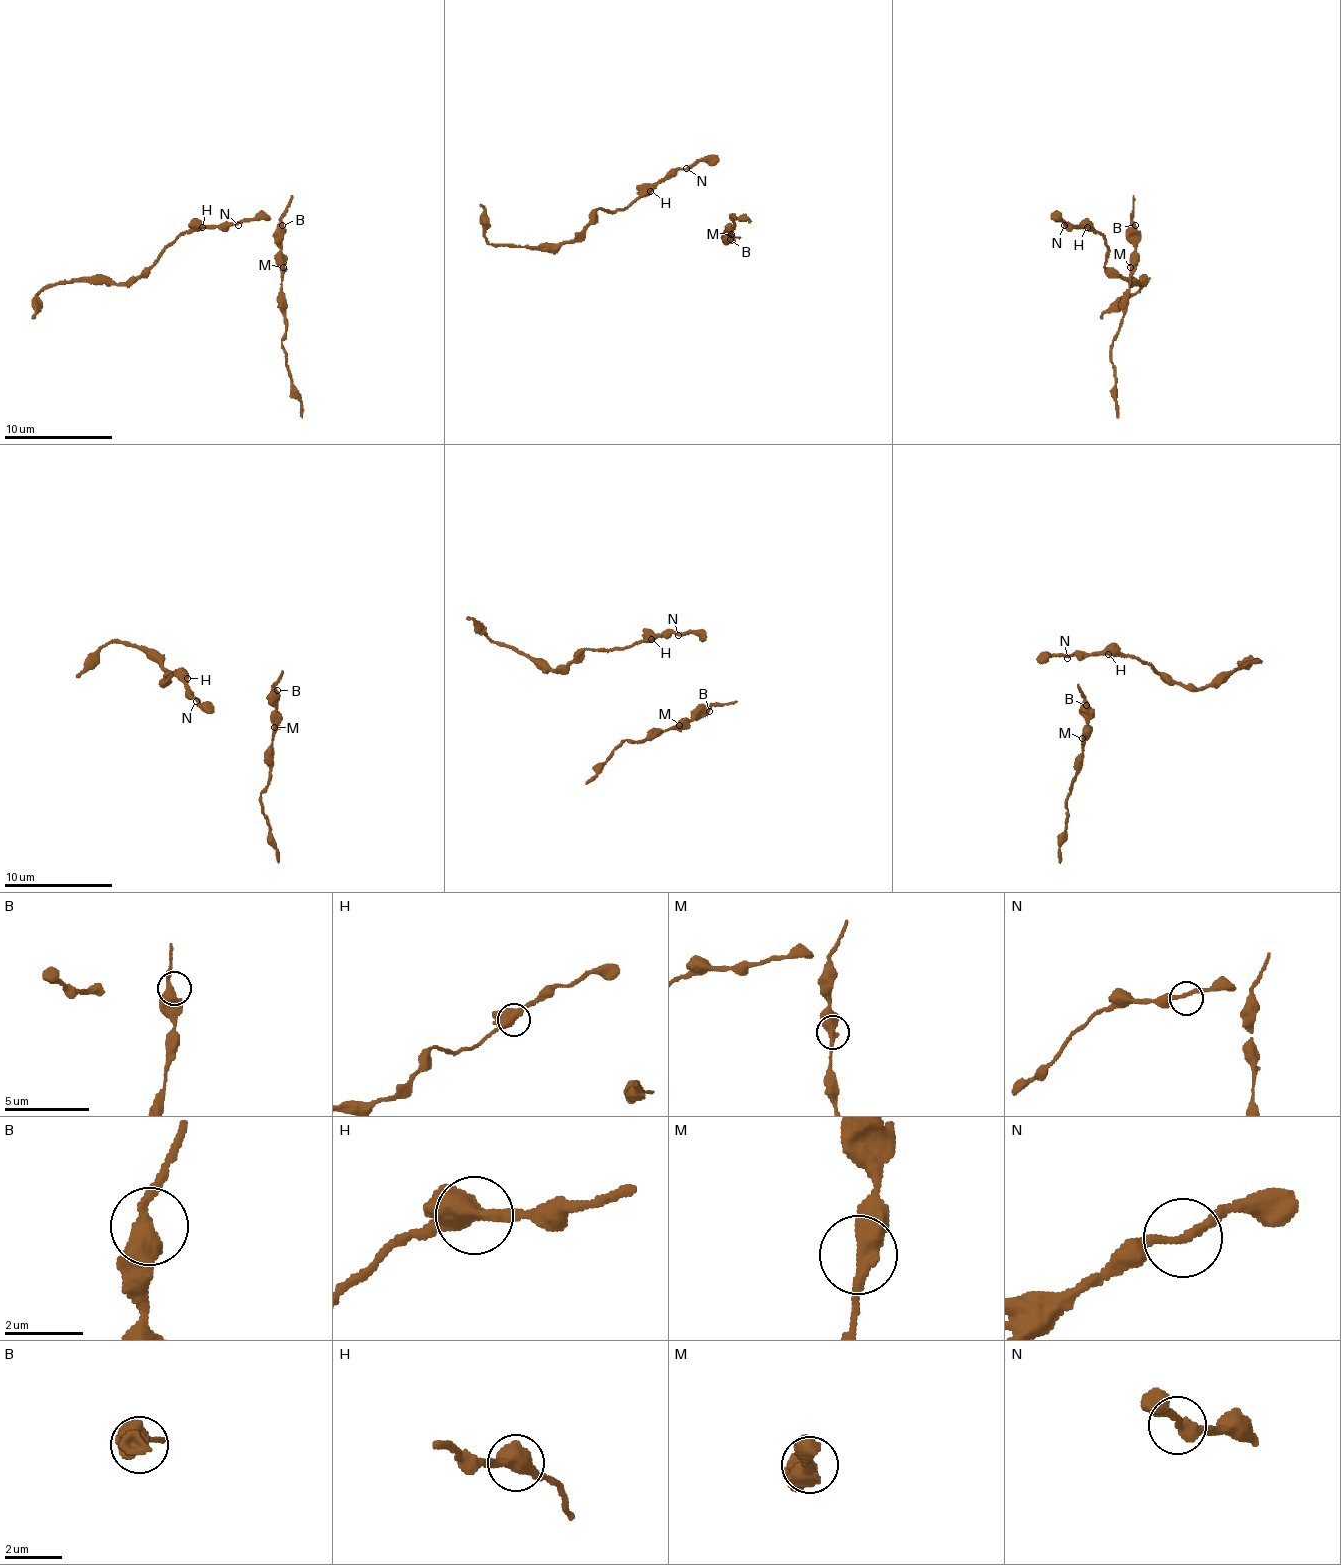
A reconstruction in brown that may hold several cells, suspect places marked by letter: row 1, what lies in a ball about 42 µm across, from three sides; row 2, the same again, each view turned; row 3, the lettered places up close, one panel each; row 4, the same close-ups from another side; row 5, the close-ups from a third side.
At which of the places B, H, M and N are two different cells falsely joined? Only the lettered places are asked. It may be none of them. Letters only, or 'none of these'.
none of these

